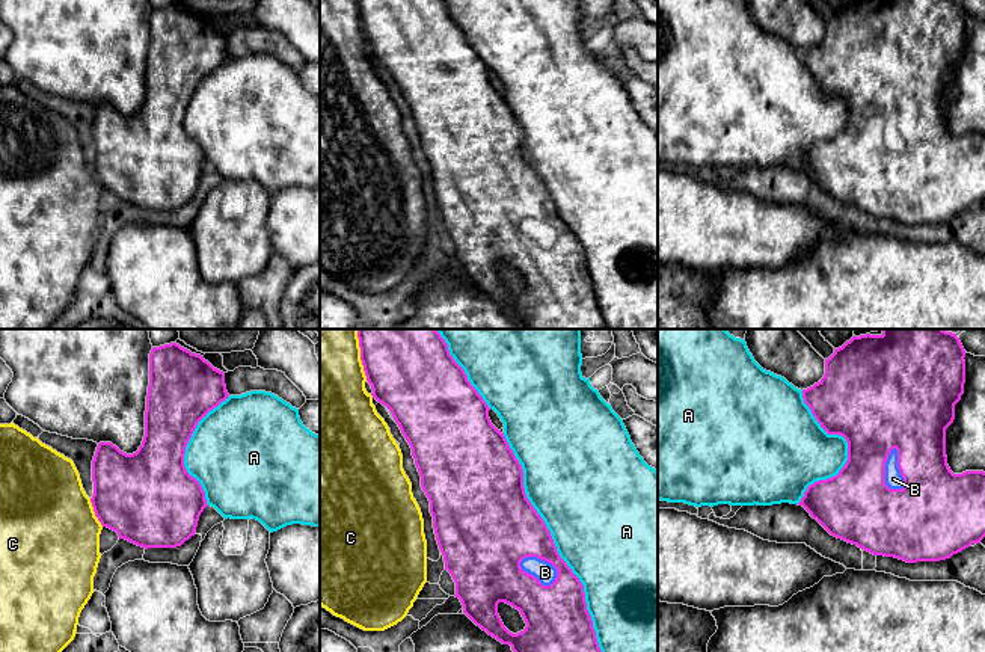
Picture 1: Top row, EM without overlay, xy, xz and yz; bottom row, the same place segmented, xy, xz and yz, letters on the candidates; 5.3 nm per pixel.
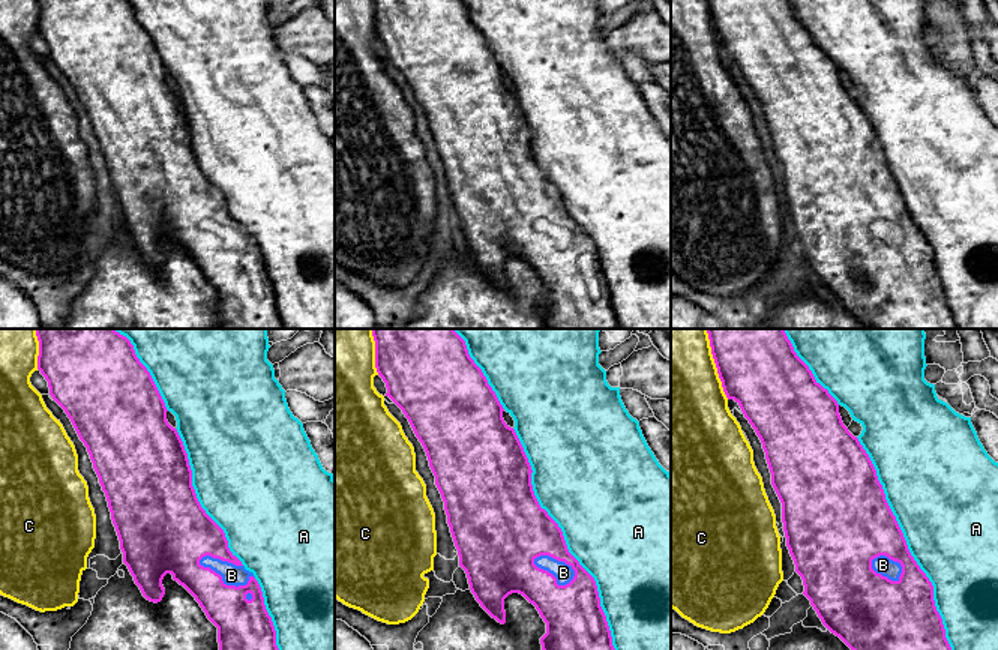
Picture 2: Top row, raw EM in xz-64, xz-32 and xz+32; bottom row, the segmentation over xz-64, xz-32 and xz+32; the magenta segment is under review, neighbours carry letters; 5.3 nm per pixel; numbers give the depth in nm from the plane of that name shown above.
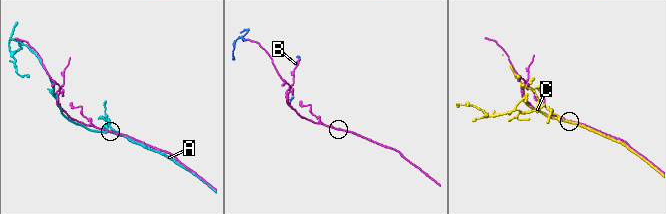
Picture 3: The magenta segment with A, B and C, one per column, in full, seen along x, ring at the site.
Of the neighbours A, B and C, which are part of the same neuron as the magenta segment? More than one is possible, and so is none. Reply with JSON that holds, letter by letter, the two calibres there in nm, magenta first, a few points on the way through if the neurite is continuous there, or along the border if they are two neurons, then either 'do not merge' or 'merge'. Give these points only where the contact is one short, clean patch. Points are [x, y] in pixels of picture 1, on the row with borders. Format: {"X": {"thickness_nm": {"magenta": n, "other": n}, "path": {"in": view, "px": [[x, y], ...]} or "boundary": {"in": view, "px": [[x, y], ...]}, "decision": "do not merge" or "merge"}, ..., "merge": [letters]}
{"A": {"thickness_nm": {"magenta": 360, "other": 480}, "decision": "do not merge"}, "B": {"thickness_nm": {"magenta": 340, "other": 90}, "decision": "merge"}, "C": {"thickness_nm": {"magenta": 460, "other": 480}, "decision": "do not merge"}, "merge": ["B"]}

